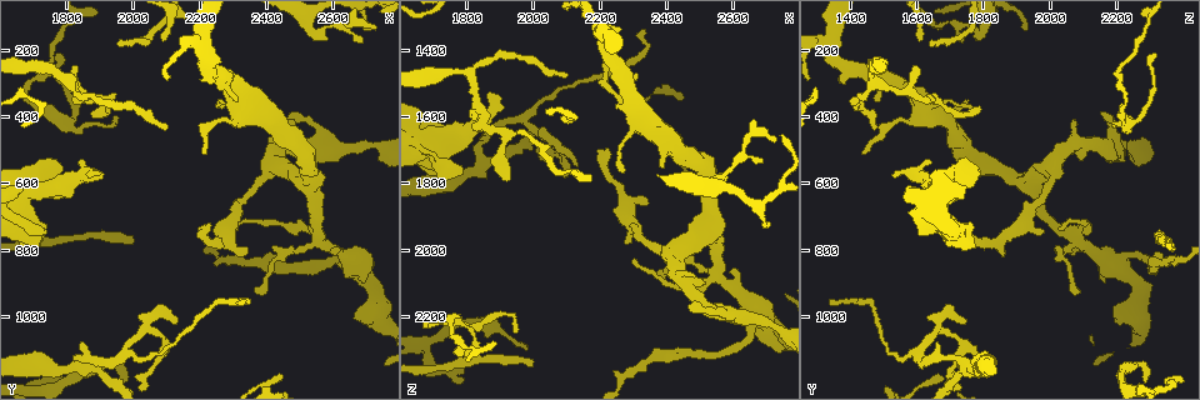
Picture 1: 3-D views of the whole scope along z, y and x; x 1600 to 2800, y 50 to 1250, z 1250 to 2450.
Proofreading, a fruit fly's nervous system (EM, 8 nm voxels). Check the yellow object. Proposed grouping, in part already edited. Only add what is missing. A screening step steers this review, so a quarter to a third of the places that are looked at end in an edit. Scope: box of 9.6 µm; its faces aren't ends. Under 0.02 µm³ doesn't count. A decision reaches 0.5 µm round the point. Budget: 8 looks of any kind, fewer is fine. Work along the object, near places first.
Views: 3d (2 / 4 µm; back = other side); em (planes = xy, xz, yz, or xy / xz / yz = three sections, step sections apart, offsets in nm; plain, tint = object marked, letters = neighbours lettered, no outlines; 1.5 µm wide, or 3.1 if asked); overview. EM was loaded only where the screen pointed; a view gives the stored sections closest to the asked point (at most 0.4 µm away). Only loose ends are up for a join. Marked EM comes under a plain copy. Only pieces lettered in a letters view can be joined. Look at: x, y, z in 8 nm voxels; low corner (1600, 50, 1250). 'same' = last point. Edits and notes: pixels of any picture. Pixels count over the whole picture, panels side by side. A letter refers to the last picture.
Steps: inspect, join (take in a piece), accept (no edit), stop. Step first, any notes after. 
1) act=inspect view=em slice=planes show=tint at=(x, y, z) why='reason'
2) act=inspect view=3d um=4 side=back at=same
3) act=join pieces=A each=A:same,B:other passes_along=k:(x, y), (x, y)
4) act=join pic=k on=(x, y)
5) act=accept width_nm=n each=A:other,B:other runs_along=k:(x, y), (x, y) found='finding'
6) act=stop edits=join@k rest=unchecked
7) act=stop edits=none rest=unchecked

act=inspect view=em slice=planes show=letters at=(1940, 400, 2250)

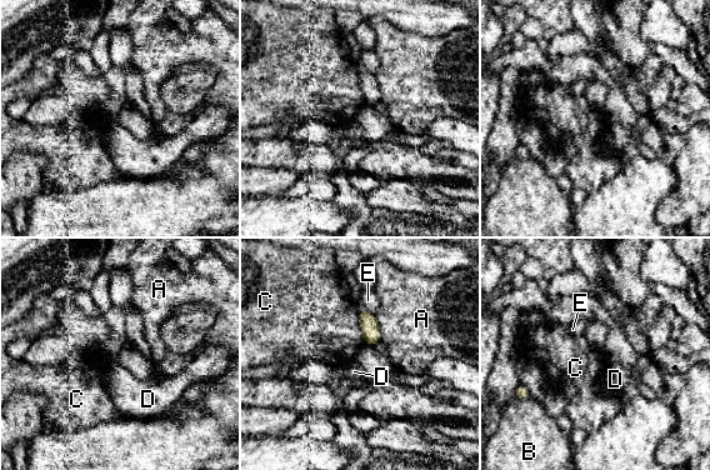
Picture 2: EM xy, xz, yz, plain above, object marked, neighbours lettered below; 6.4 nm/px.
act=accept each=A:other,B:other,C:other,D:other,E:other border=2:(358, 309), (359, 328), (364, 343) found='none of them fits'

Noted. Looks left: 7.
act=inspect view=em slice=planes show=letters at=(2390, 350, 1750) why='branch stops here'

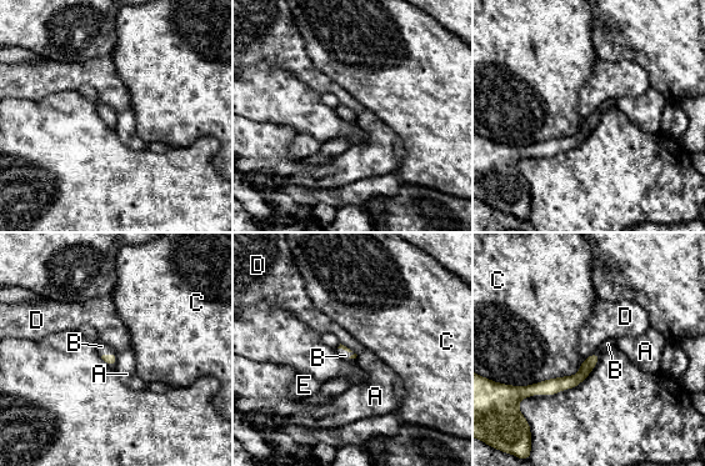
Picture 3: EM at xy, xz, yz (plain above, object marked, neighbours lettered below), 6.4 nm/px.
act=join pieces=B each=A:other,B:same,C:other,D:other,E:other passes_along=3:(110, 359), (108, 354), (103, 349) found='it goes on there'

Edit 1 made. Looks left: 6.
act=inspect view=overview

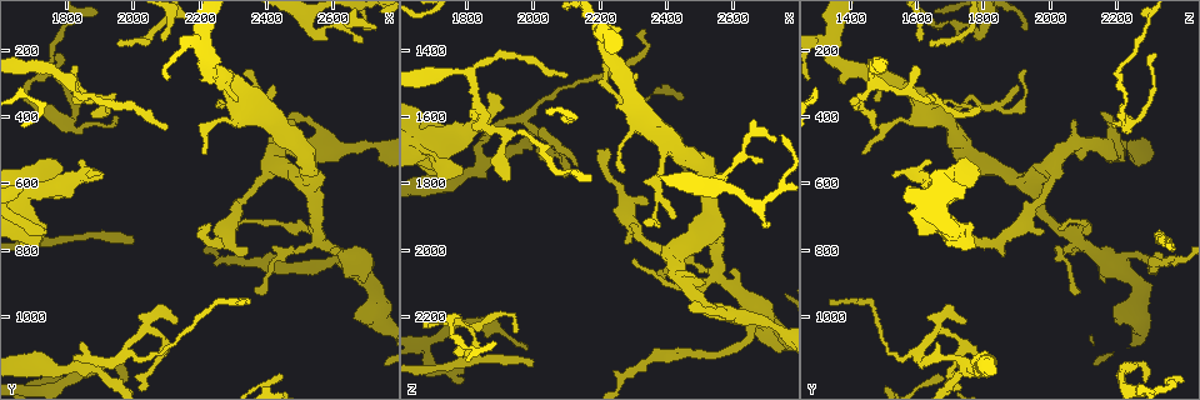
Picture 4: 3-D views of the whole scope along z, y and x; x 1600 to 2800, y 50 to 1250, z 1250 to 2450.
act=inspect view=3d um=2 at=(1800, 1190, 2380) why='branch stops here'

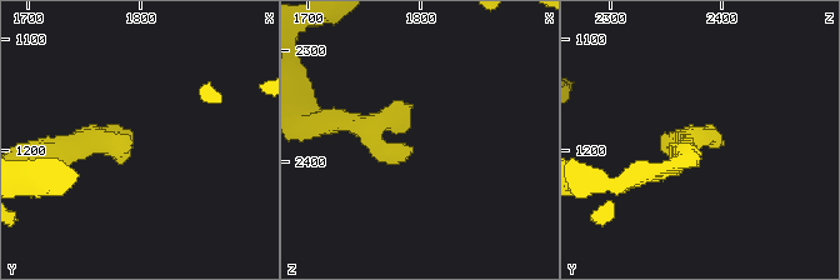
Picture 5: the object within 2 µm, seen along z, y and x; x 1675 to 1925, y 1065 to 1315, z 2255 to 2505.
act=inspect view=em slice=xy step=4 show=letters at=(1790, 1194, 2376) why='shape alone is not enough'

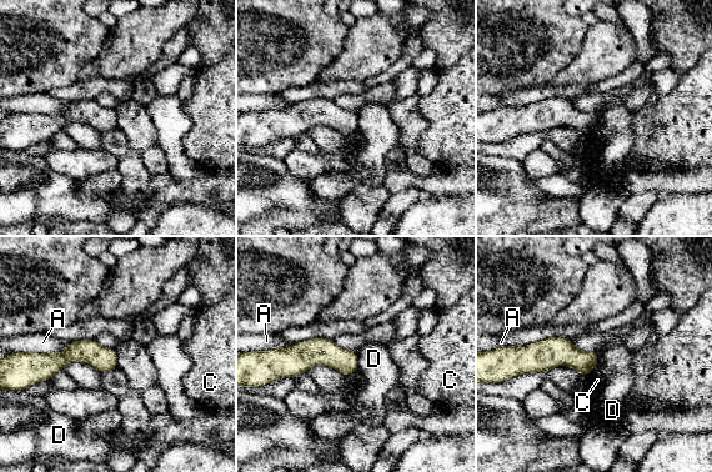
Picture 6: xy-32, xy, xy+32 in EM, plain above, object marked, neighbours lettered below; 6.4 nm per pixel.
act=inspect view=em slice=planes show=letters at=same

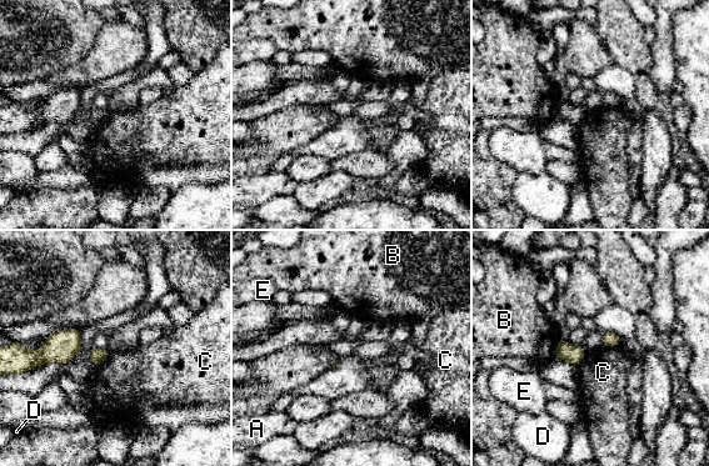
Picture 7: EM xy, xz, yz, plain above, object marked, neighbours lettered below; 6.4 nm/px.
act=accept width_nm=100 each=A:other,B:other,C:other,D:other,E:other found='none of them fits'

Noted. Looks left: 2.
act=stop edits=join@3 rest=unchecked

